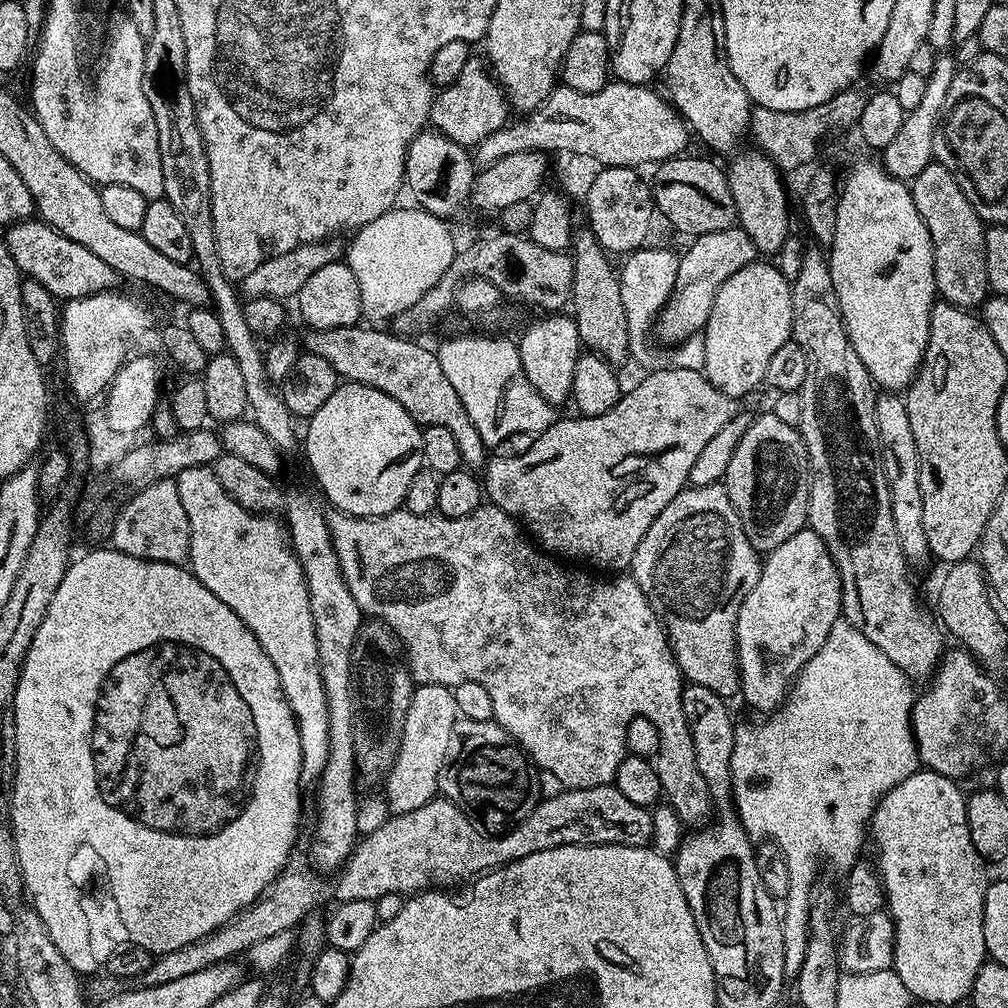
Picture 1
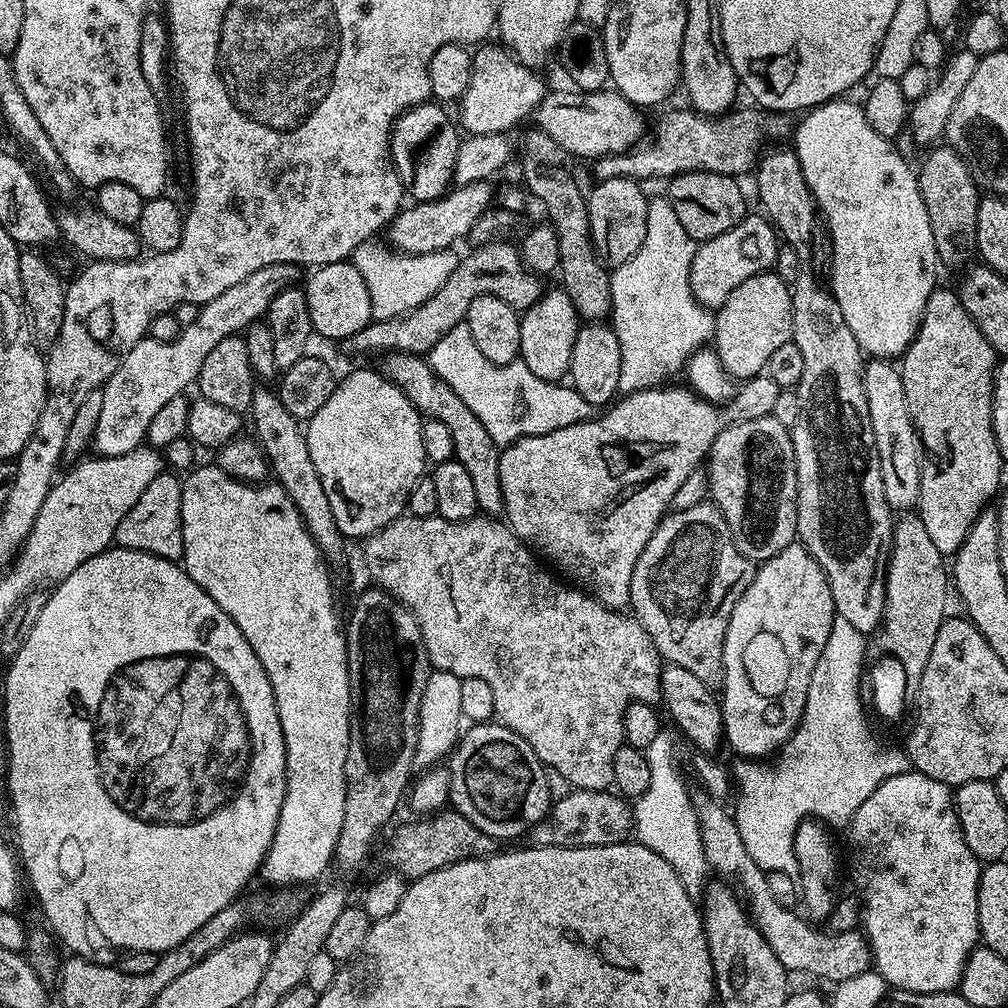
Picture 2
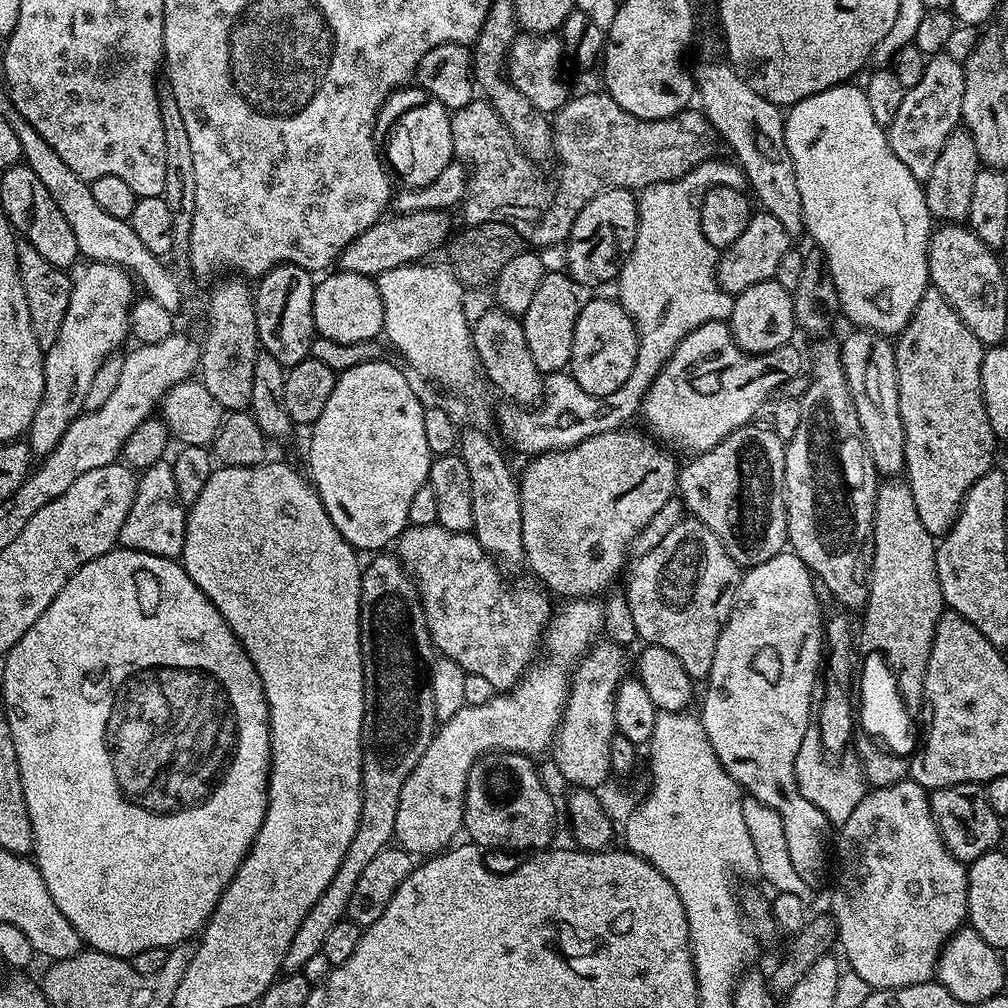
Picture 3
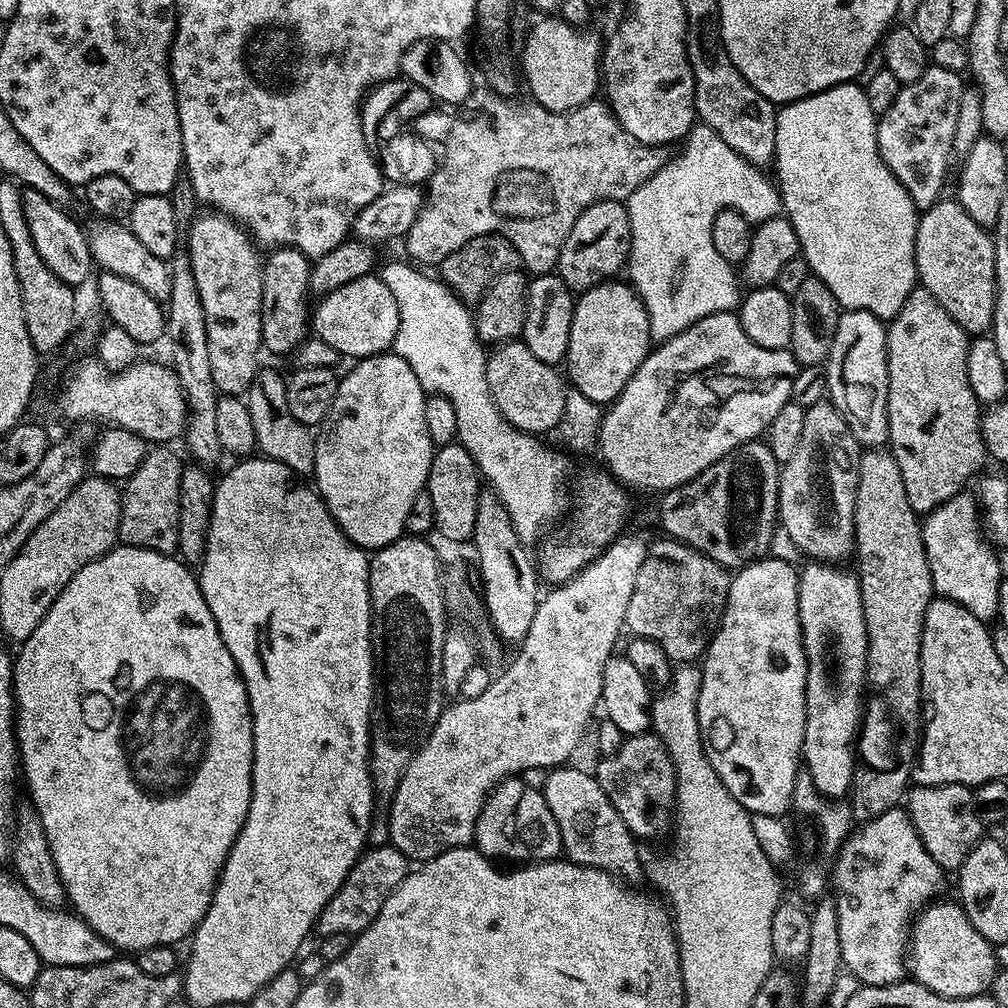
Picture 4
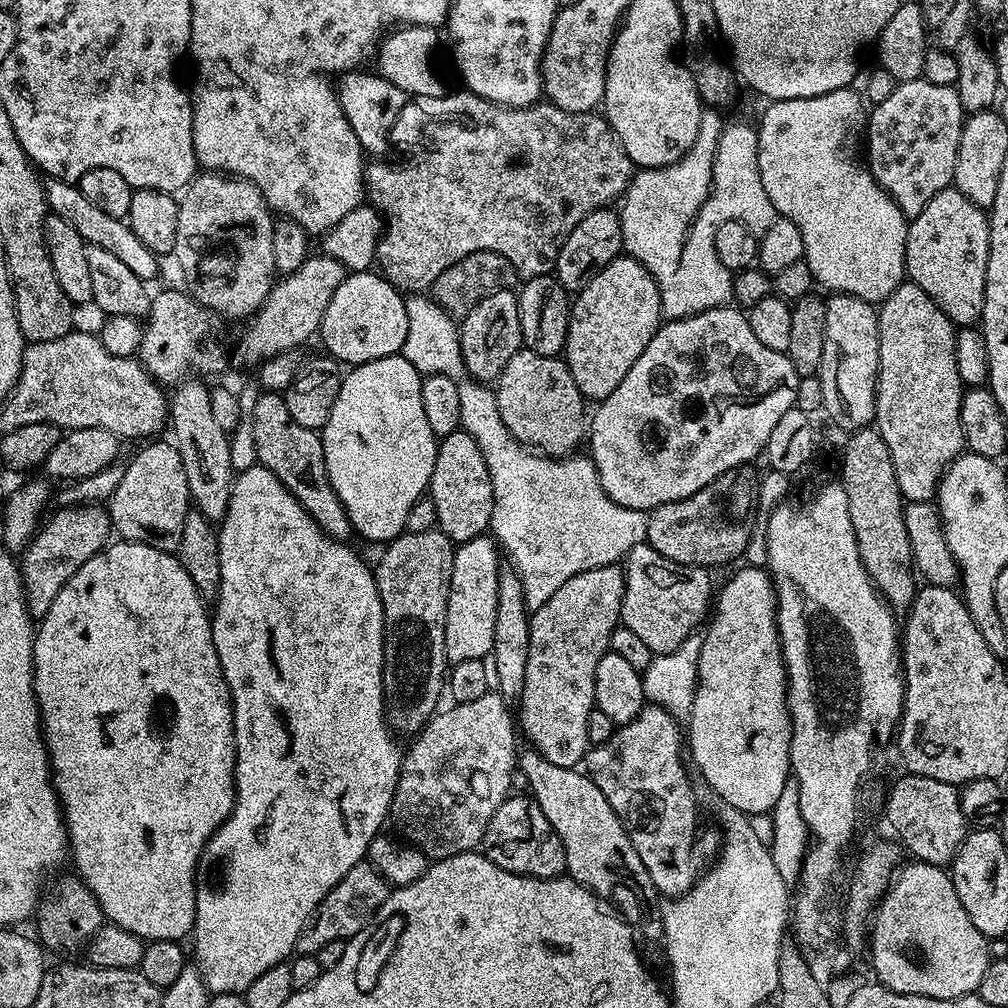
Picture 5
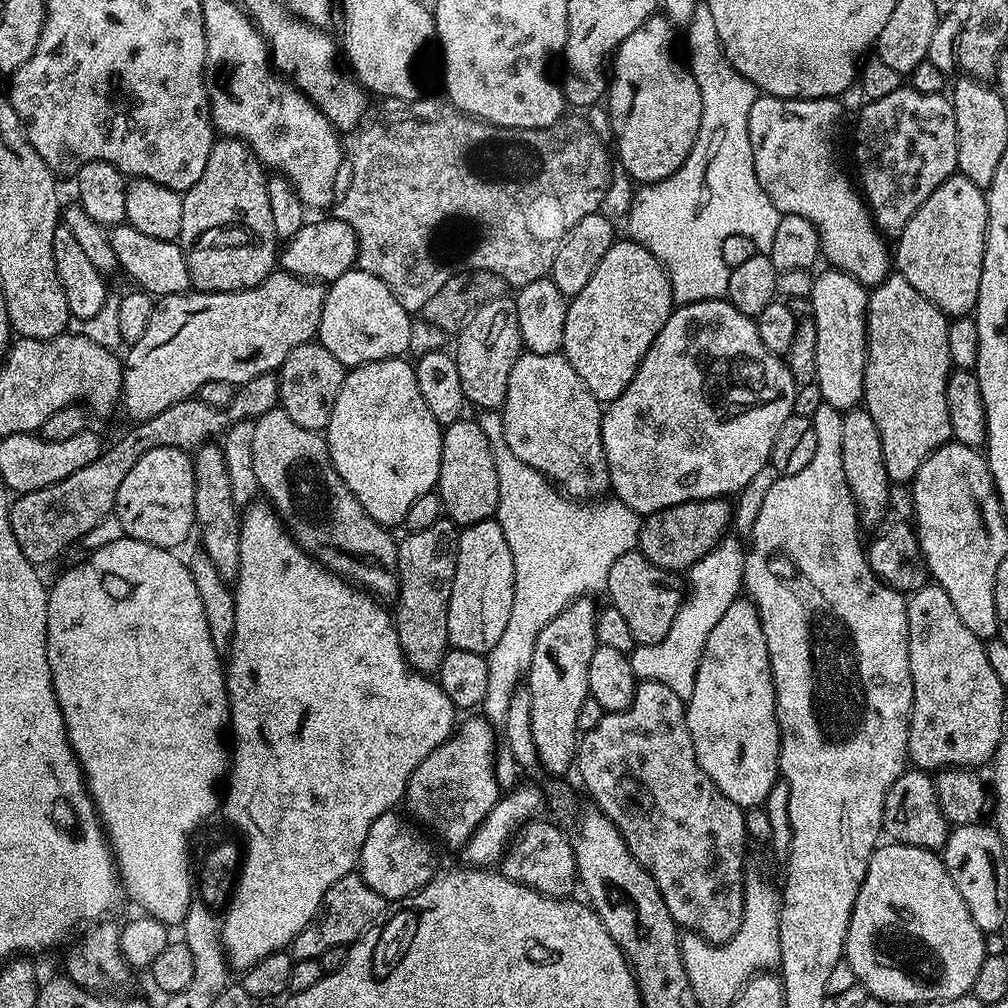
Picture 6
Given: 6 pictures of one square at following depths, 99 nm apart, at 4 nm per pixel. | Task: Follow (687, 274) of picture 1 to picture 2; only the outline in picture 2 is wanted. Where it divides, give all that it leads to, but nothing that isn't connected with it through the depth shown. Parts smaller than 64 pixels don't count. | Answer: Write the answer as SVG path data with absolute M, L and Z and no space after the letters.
M745 215L733 228L726 230L726 234L718 234L697 247L690 270L694 298L704 308L720 309L726 298L746 282L746 278L754 278L754 274L769 271L775 265L780 245L778 233L766 215Z

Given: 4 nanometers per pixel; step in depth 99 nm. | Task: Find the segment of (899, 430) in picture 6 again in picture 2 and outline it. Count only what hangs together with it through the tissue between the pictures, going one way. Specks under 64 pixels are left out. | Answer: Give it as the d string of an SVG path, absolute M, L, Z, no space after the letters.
M937 286L924 307L920 329L908 344L899 361L902 386L910 406L910 418L916 427L923 452L920 466L920 503L918 515L926 534L946 558L951 557L966 542L970 526L985 511L988 499L1001 491L1000 467L1002 461L992 425L992 380L996 377L998 357L986 342L982 330L966 314L959 295L944 286Z

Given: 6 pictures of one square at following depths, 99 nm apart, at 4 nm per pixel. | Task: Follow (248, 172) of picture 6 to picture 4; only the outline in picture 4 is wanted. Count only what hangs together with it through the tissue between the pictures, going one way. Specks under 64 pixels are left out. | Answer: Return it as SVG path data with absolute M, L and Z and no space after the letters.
M208 210L203 214L197 215L186 229L186 251L190 258L190 266L194 270L194 282L198 282L198 294L202 294L202 310L206 310L206 347L210 350L210 374L214 374L214 386L217 393L225 396L243 397L252 384L252 379L256 377L258 371L257 358L262 350L262 274L264 266L262 263L262 252L255 240L248 234L247 228L242 224L237 224L223 212Z

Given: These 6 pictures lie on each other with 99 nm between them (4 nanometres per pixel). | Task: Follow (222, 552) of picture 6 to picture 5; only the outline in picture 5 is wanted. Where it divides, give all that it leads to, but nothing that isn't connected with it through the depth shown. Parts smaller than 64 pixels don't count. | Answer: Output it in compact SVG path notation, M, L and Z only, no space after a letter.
M185 378L175 385L168 406L171 439L182 458L186 470L186 486L195 511L200 512L207 520L219 522L224 519L230 494L234 471L231 464L229 433L218 426L210 407L212 388L204 385L200 378Z

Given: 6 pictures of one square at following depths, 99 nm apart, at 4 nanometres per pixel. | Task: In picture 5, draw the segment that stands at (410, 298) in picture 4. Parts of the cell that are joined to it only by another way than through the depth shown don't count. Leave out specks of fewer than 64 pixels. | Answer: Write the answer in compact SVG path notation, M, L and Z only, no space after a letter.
M424 294L409 295L404 305L408 315L408 329L402 354L408 359L410 366L417 368L424 376L446 374L459 382L458 403L462 405L460 427L463 432L470 434L470 438L474 438L474 442L478 442L478 450L482 450L482 458L486 458L486 470L490 470L490 482L494 490L490 532L506 556L508 551L508 556L512 559L509 560L511 567L515 568L522 582L522 594L530 610L550 602L554 590L558 590L562 582L574 578L574 574L582 574L586 570L594 570L607 564L620 564L635 544L645 543L645 513L618 506L618 502L614 502L604 493L600 476L596 472L596 463L591 455L577 455L575 458L546 456L525 448L515 440L510 430L506 430L506 422L502 422L502 414L498 414L495 391L487 383L465 378L460 330L453 317L443 312L435 300Z

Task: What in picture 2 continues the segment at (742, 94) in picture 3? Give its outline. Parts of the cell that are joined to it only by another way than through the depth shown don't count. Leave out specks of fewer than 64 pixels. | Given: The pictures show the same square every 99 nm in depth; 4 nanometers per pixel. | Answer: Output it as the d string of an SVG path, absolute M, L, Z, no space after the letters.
M793 149L767 152L759 159L754 172L756 190L763 206L763 213L772 221L783 243L790 245L801 263L809 263L810 243L813 241L813 230L818 224L818 209L812 191L806 186L805 176Z

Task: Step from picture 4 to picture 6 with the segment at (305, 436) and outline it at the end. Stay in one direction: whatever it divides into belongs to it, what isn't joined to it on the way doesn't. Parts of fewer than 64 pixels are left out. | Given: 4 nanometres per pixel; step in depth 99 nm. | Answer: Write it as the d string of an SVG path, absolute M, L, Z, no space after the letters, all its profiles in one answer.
M279 406L271 408L255 421L253 460L257 486L263 499L272 505L288 533L317 564L323 564L329 572L335 572L373 597L395 597L400 586L400 579L396 577L397 537L392 537L385 525L374 522L374 518L366 514L362 502L358 502L358 498L354 498L344 485L338 470L334 470L332 465L327 439L320 432L300 428L298 422L294 422L294 418Z

